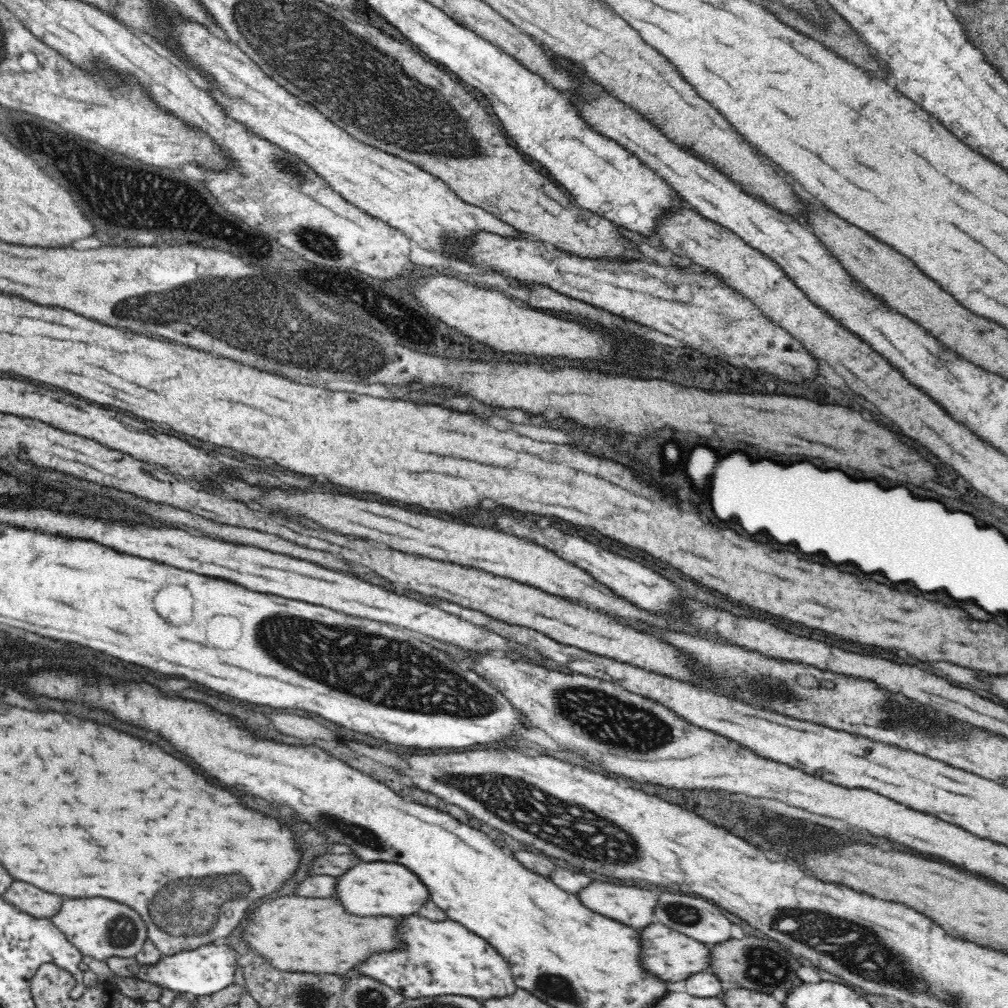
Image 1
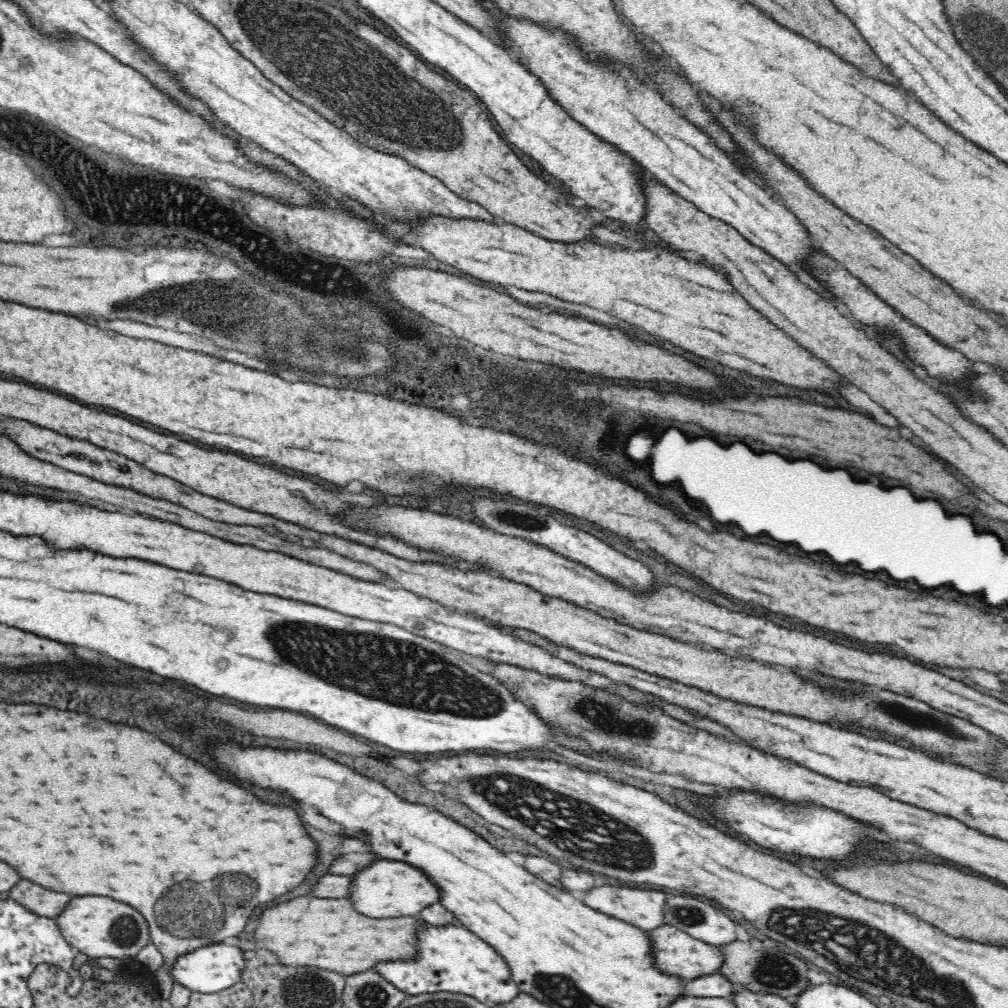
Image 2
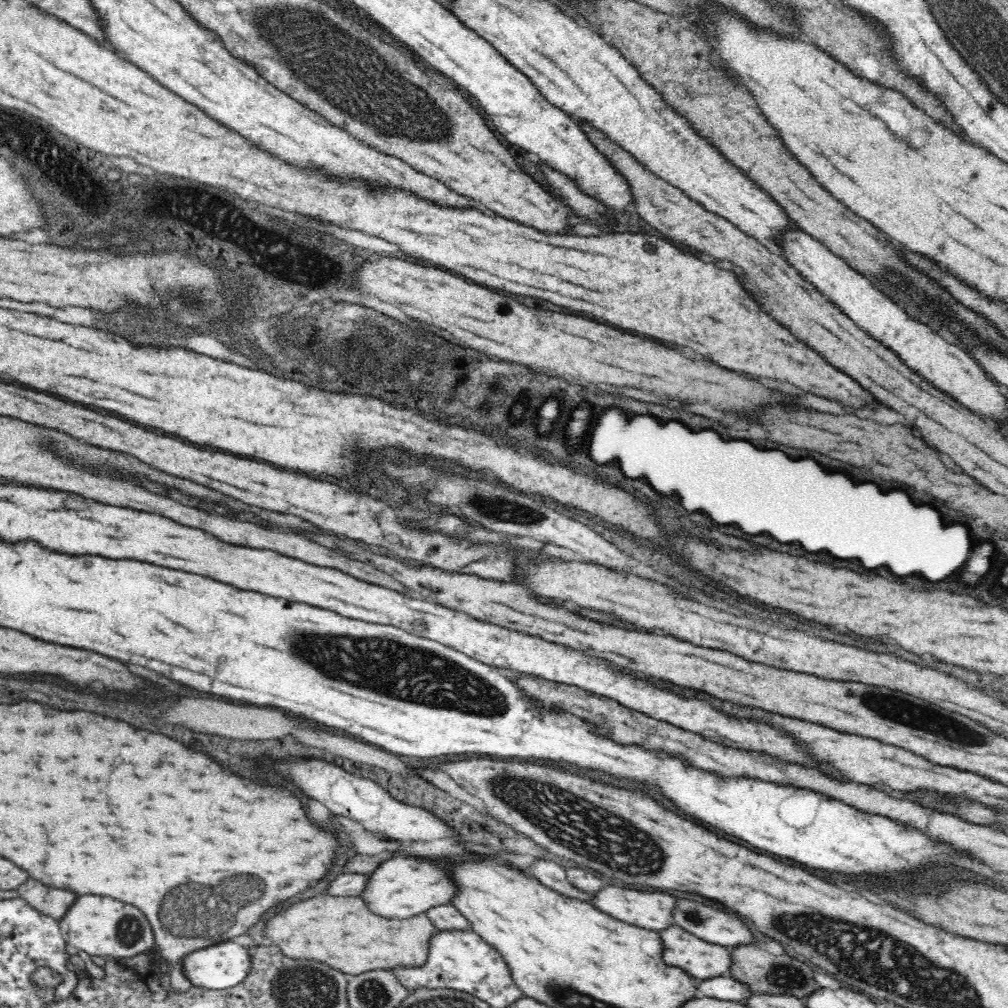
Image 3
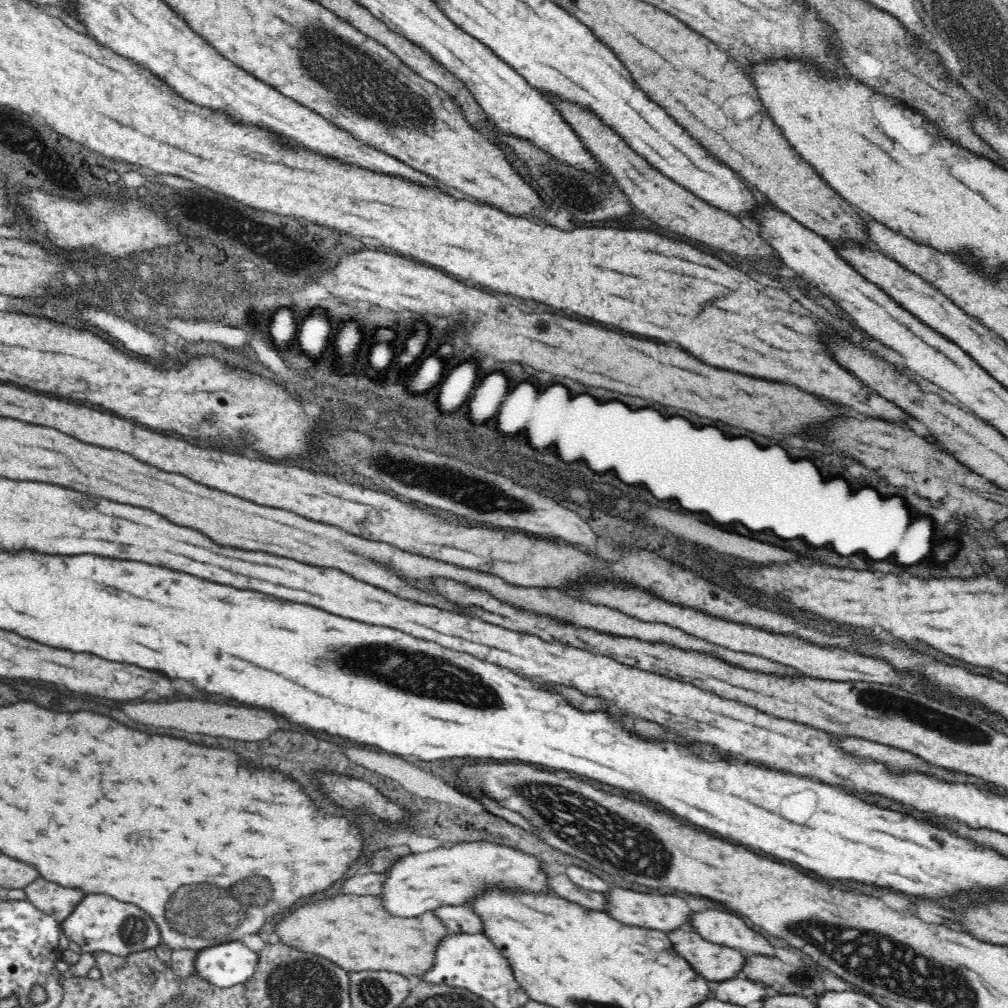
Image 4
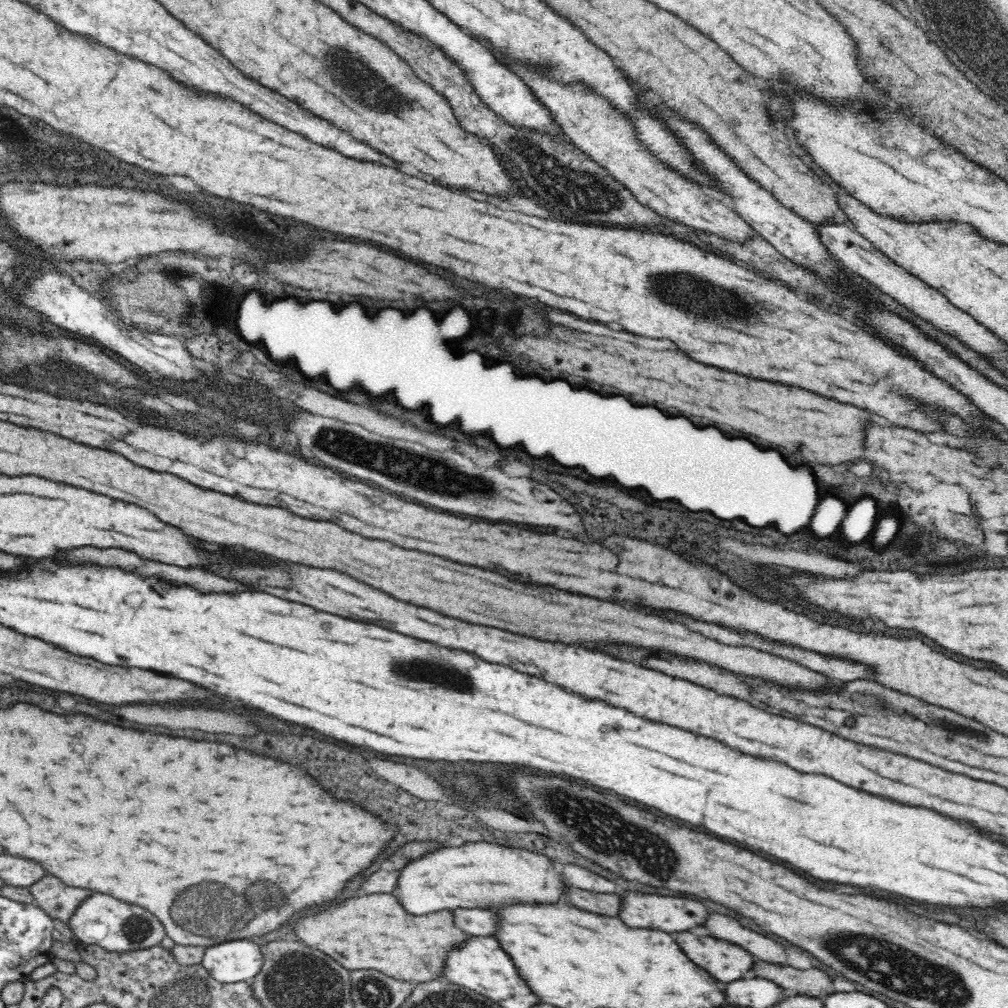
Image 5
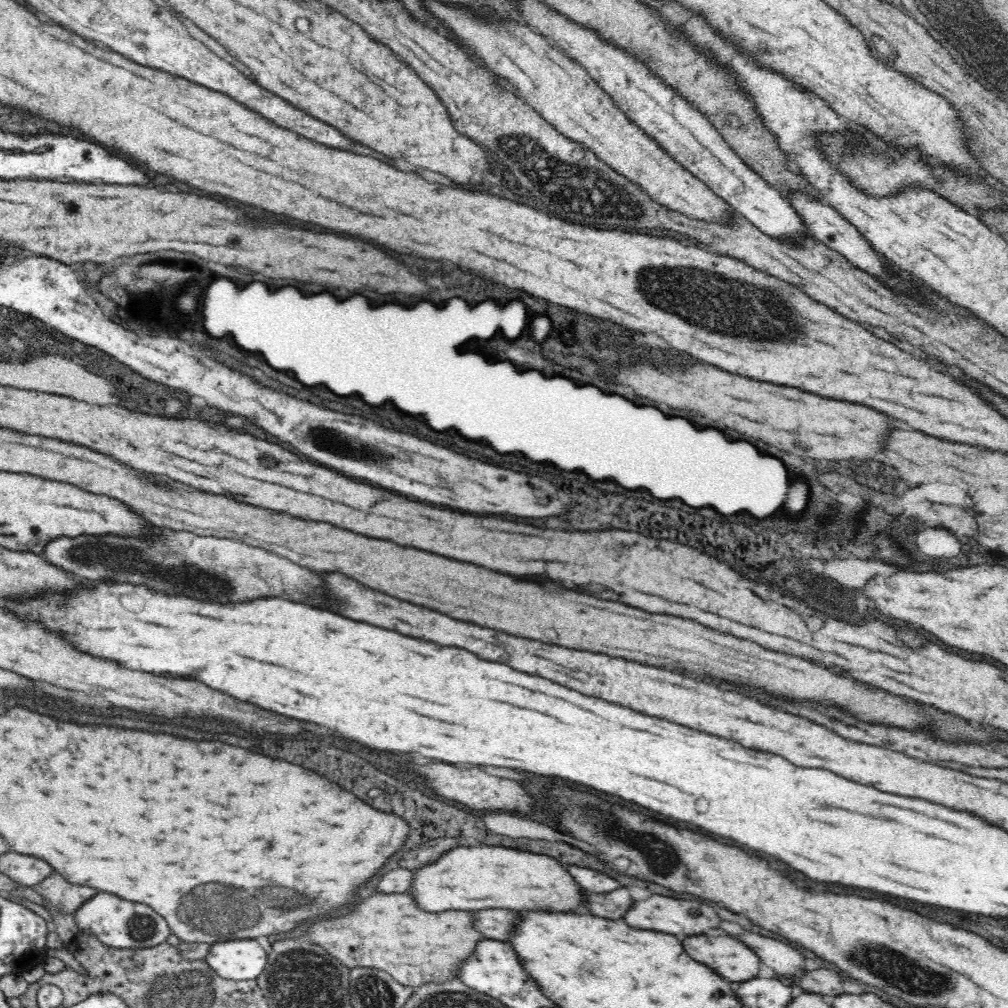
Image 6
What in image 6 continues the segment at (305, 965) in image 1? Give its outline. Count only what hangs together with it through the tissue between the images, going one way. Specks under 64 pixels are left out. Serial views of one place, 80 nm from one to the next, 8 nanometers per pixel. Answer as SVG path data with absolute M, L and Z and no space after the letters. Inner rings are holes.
M374 894L350 908L350 912L312 922L308 938L330 952L348 968L378 968L392 975L404 986L417 987L426 982L442 983L456 978L456 967L468 958L476 942L482 940L472 928L470 912L430 914L416 908L412 896L404 894Z

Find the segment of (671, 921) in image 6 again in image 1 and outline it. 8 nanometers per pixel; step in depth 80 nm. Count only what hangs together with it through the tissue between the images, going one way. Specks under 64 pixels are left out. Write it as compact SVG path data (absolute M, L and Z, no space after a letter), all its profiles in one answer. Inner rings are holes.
M592 882L577 895L590 910L634 928L644 928L654 920L656 896L642 888Z

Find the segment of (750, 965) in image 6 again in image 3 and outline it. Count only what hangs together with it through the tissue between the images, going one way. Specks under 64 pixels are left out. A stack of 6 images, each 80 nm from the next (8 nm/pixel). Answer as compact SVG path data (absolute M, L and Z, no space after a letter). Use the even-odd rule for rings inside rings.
M670 926L660 932L664 940L662 960L668 966L678 966L694 978L706 980L714 976L724 976L730 968L730 954L724 946L712 946L702 942L694 934L682 928Z

